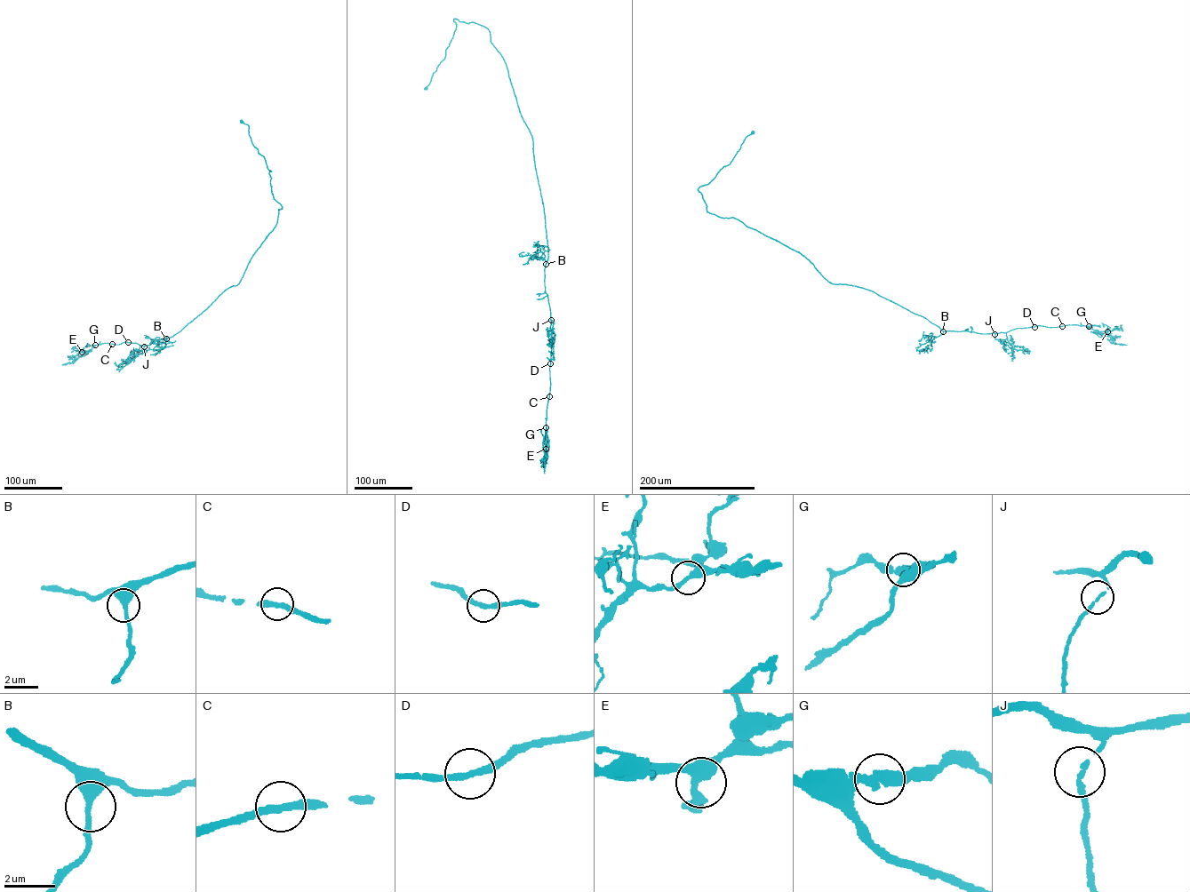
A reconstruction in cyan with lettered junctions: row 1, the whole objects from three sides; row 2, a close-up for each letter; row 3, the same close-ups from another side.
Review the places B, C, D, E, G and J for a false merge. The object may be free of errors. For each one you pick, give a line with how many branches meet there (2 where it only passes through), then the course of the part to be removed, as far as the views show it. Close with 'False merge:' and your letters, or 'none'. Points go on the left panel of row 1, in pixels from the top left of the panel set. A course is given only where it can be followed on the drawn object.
False merge: none

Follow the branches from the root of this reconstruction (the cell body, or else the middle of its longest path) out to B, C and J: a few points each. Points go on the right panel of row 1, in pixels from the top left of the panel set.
B: (752, 132), (730, 163), (698, 189), (706, 211), (733, 218), (799, 251), (829, 282), (874, 291), (943, 331)
C: (752, 132), (698, 189), (707, 212), (799, 251), (829, 282), (874, 291), (944, 330), (1062, 326)
J: (752, 132), (698, 189), (706, 211), (799, 251), (829, 282), (874, 291), (943, 330), (994, 334)

